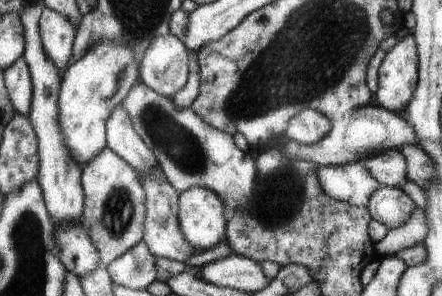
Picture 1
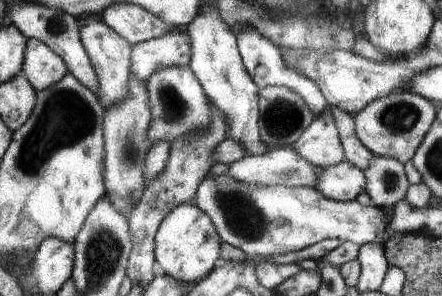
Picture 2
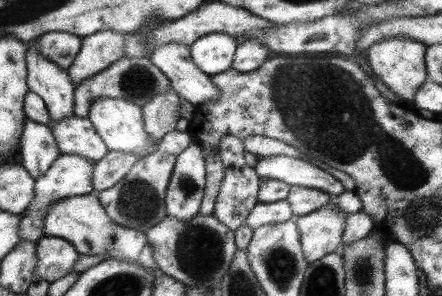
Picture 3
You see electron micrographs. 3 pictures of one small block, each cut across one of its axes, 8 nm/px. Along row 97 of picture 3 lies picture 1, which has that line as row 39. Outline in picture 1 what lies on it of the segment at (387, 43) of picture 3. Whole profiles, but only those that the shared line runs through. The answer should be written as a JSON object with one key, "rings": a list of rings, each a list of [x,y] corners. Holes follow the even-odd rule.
{"rings":[[[409,32],[387,50],[377,70],[377,104],[387,110],[403,110],[417,84],[417,44]]]}

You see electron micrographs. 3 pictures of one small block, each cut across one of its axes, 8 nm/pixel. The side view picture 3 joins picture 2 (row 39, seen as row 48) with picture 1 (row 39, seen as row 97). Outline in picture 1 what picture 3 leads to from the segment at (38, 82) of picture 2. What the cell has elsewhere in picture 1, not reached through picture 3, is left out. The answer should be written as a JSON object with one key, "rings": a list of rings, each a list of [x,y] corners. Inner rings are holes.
{"rings":[[[43,8],[37,28],[41,50],[49,58],[51,66],[55,66],[59,72],[65,70],[73,58],[73,42],[77,32],[75,26],[61,14]]]}

